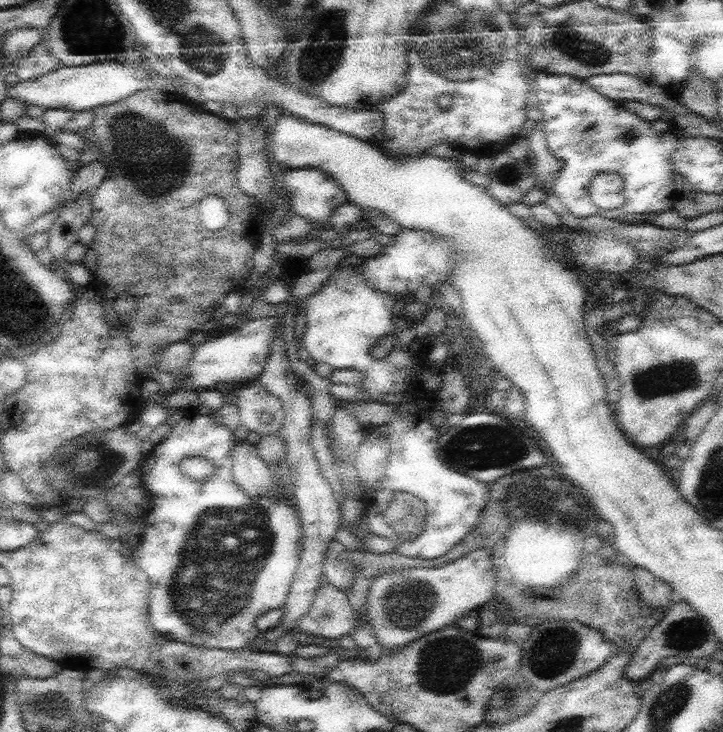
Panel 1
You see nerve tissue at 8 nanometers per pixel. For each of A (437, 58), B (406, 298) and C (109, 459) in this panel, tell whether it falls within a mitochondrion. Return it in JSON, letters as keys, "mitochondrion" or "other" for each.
{"A":"mitochondrion","B":"other","C":"other"}

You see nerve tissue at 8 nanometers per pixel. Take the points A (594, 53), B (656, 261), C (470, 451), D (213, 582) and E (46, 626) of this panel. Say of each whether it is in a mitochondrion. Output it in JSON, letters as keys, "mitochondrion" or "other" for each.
{"A":"mitochondrion","B":"other","C":"mitochondrion","D":"mitochondrion","E":"other"}

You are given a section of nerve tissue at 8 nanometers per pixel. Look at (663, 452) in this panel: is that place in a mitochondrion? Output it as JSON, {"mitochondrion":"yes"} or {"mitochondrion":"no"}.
{"mitochondrion":"no"}

